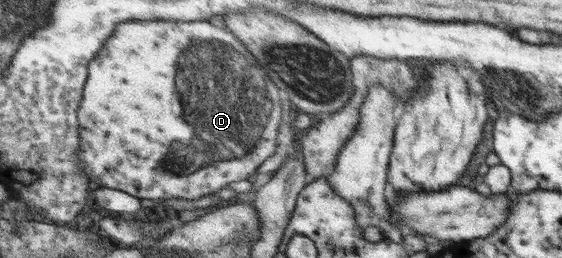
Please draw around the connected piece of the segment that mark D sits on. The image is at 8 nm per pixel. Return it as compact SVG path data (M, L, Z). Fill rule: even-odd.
M135 20L119 24L113 36L107 40L105 48L99 56L91 62L91 72L85 88L83 98L83 112L78 112L80 124L80 137L82 138L82 152L80 152L80 165L88 174L91 181L101 187L112 188L128 192L137 198L146 198L161 202L166 198L198 199L221 188L231 182L245 180L255 174L255 170L267 162L277 150L277 136L283 124L283 93L275 91L269 73L251 54L251 49L243 44L230 29L214 21L182 21L170 20L167 22L149 22L149 20ZM155 144L163 144L163 156L155 156Z

